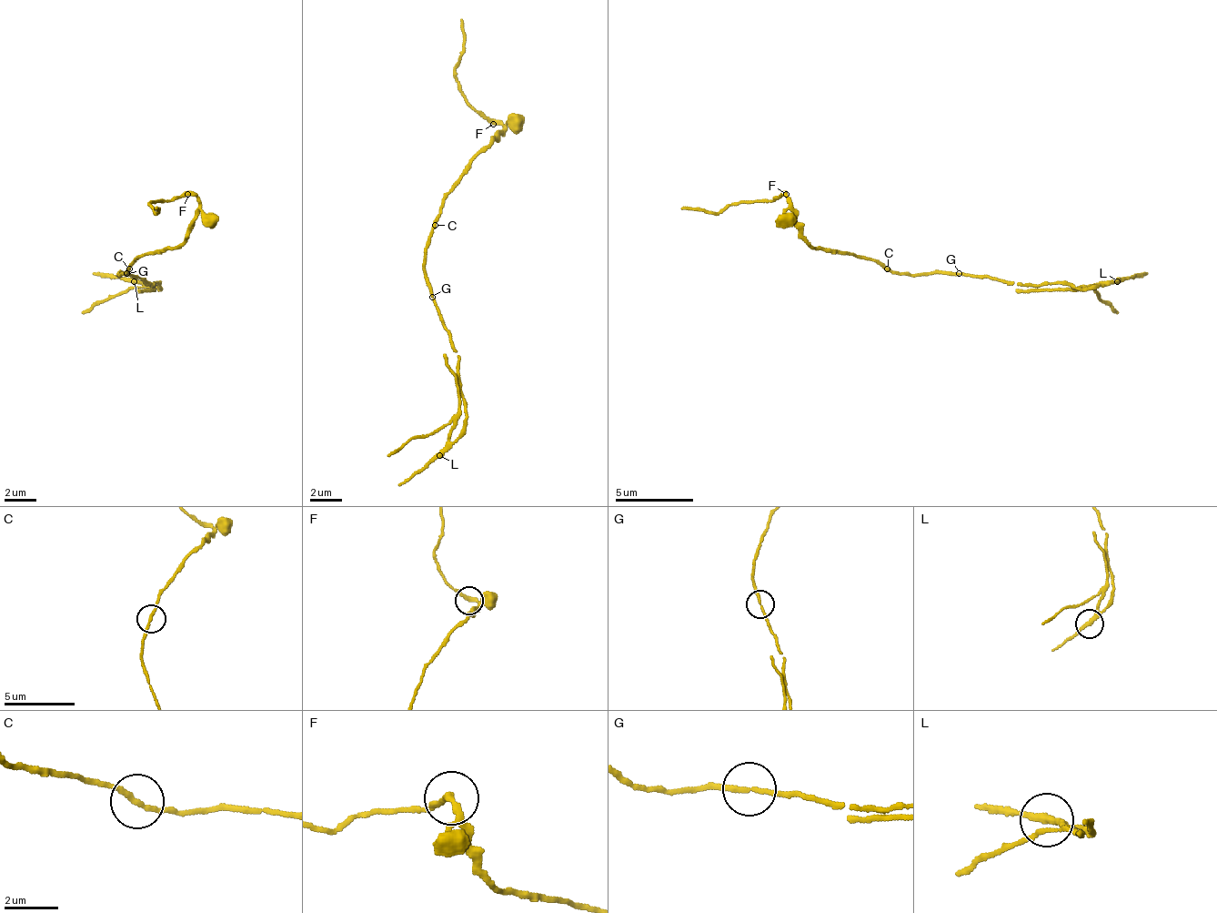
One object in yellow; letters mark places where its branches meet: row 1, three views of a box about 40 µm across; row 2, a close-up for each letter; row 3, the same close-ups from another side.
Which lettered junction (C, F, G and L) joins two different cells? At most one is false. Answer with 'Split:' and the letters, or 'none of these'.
Split: L

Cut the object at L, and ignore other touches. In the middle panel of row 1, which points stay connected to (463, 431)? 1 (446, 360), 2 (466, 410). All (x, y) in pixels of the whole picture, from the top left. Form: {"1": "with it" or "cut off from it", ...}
{"1": "cut off from it", "2": "with it"}

